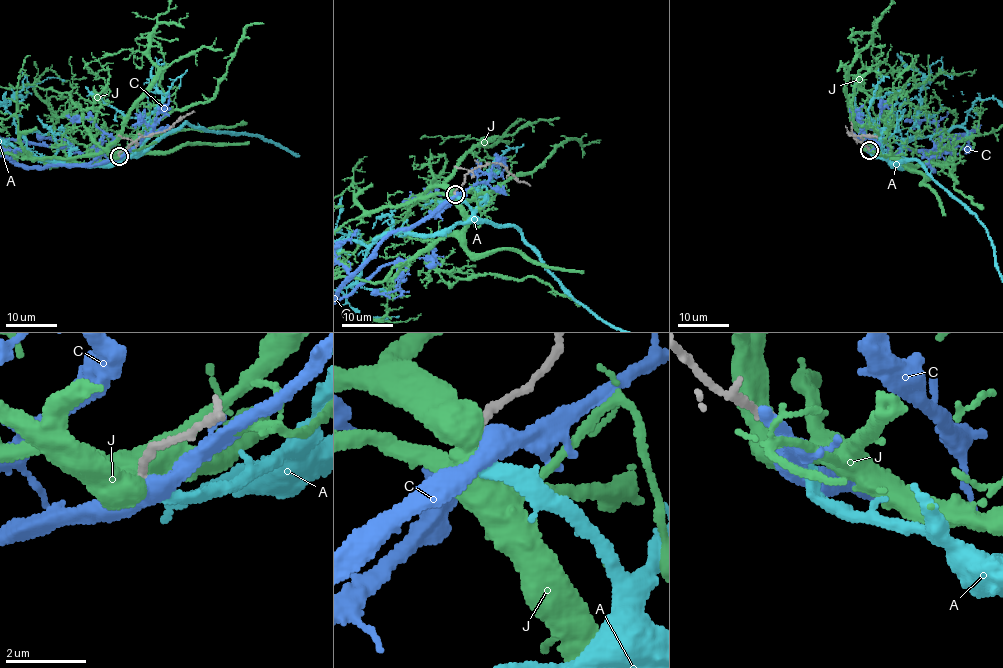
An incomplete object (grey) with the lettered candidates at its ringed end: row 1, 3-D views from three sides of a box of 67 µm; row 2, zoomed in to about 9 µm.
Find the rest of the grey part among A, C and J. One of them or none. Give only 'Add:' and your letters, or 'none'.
Add: A

